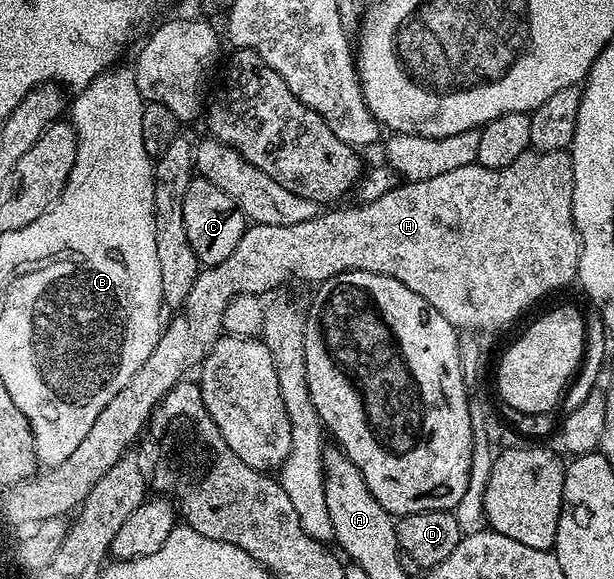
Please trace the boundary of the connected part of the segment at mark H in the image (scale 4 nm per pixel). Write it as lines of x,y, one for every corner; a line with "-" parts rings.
529,148
526,152
522,152
522,156
518,156
518,160
514,160
514,164
506,164
506,168
495,170
494,168
473,164
466,168
457,168
454,171
445,172
443,176
434,176
430,180
405,181
376,200
360,202
355,204
356,206
341,205
339,208
328,208
317,215
316,218
310,219
306,223
299,223
297,226
249,225
245,229
242,240
238,240
238,248
234,248
234,252
230,252
230,256
226,256
226,260
222,260
222,264
205,266
201,269
200,274
194,280
194,288
190,288
190,296
186,296
184,301
182,307
184,318
176,318
169,326
167,323
163,327
158,344
154,344
154,352
150,352
150,356
146,359
146,364
142,364
142,368
138,368
138,372
134,372
130,384
126,384
126,388
122,388
122,392
118,392
114,396
114,400
110,400
110,404
106,404
106,408
102,408
102,412
98,412
98,420
94,420
94,424
90,427
90,432
86,432
82,444
78,444
78,448
74,448
74,452
70,452
70,456
66,456
66,460
62,460
62,464
45,469
43,471
45,474
40,472
28,479
27,483
34,488
34,498
24,498
24,502
20,502
20,510
24,510
30,518
35,518
35,520
50,520
52,517
63,518
71,515
79,507
80,503
86,500
90,488
94,488
94,484
98,484
98,480
102,480
102,476
106,476
106,472
110,472
110,468
114,468
114,464
118,464
118,460
123,454
127,454
133,449
132,441
143,430
146,430
151,416
156,411
160,401
185,376
191,375
188,373
192,369
193,373
203,363
205,356
208,355
208,349
222,337
222,312
226,312
226,304
230,304
230,300
234,300
234,296
239,294
264,296
267,290
272,290
275,286
282,285
291,274
296,278
305,278
306,281
312,282
311,284
319,284
325,282
327,278
344,274
348,270
361,270
362,272
385,274
402,284
406,284
406,288
410,288
410,292
418,292
418,296
422,296
422,300
426,300
426,304
430,304
435,310
442,312
442,316
446,316
448,323
456,327
457,331
481,332
480,330
500,330
503,326
510,325
527,306
534,305
539,298
546,297
551,290
562,289
571,278
573,281
577,277
576,269
580,263
580,233
577,232
574,224
573,200
574,168
572,167
571,153
568,150
542,152
541,150

